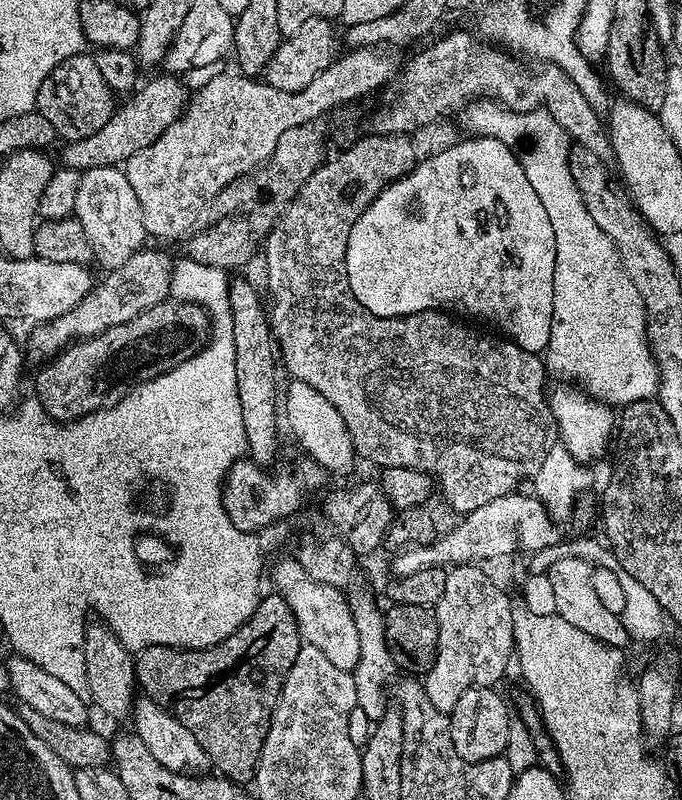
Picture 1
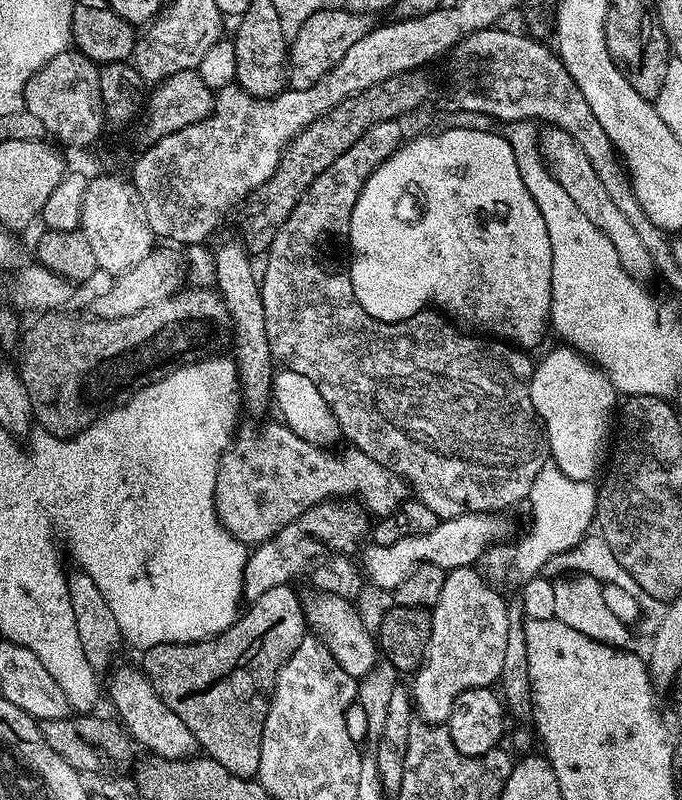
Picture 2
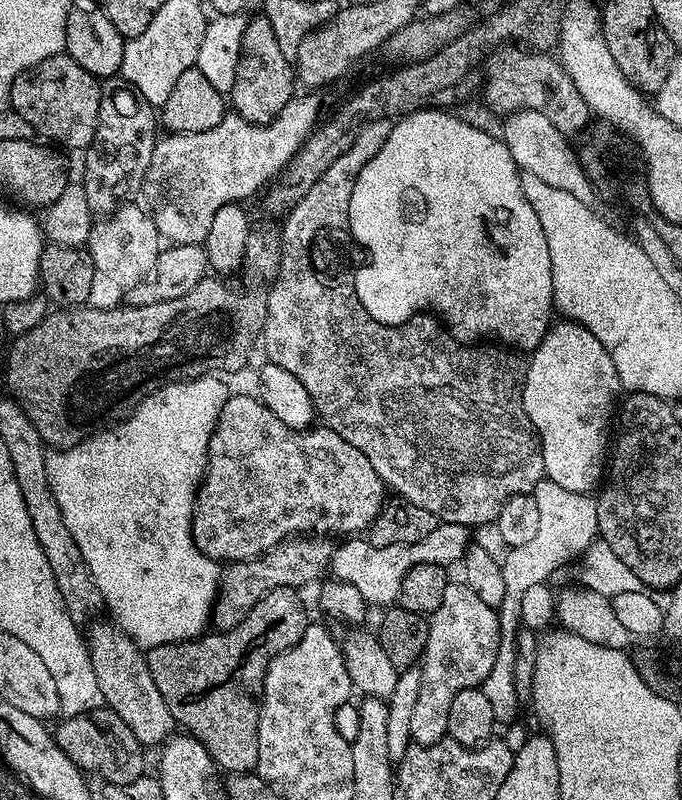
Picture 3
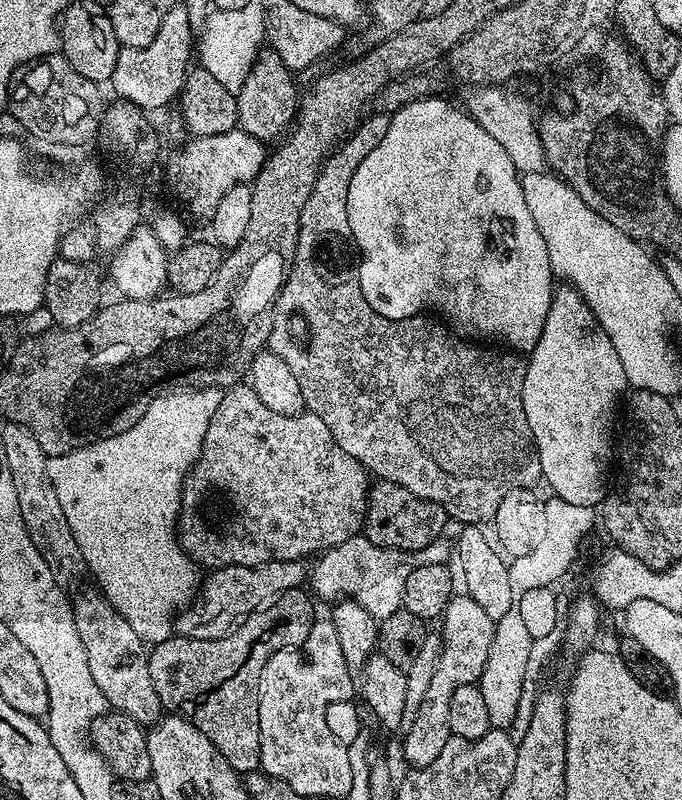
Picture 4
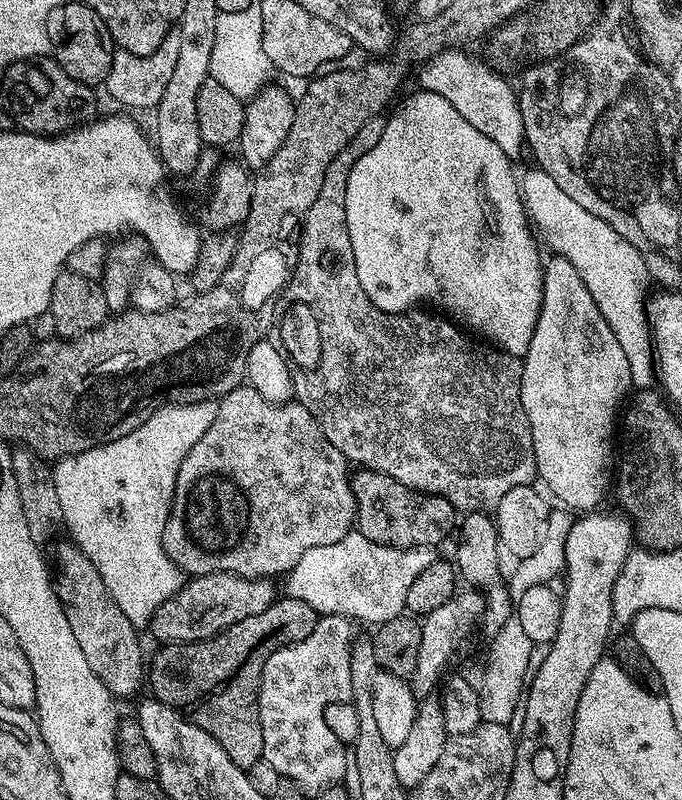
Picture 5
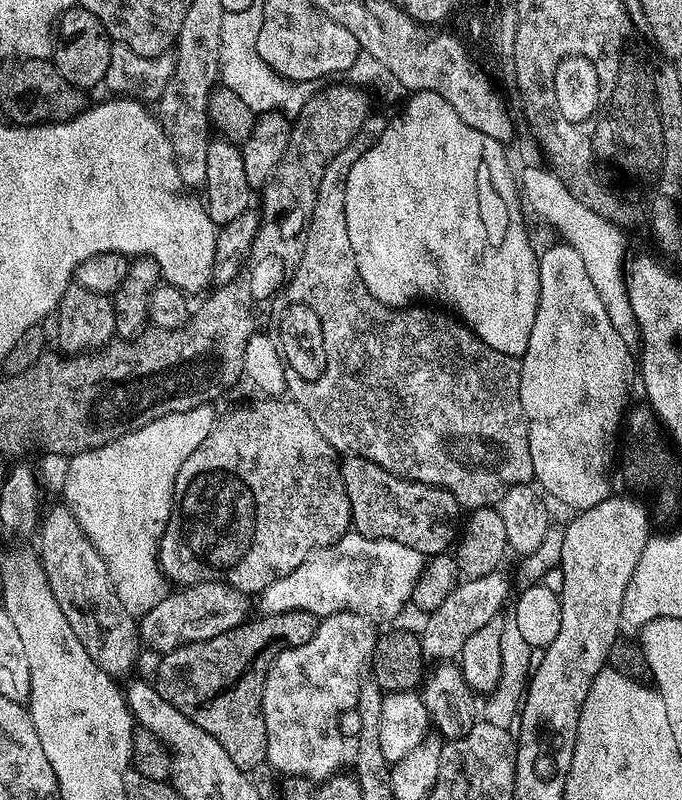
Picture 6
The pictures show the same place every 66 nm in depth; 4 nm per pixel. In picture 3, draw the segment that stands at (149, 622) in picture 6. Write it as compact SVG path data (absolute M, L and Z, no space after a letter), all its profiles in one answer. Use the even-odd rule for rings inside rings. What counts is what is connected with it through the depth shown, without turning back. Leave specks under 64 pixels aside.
M293 538L284 540L269 552L263 552L253 560L238 560L227 565L220 577L220 590L212 606L210 624L213 629L234 628L266 594L279 588L304 590L307 584L315 585L330 568L334 544L328 538ZM321 575L321 576L320 576ZM320 576L320 577L319 577ZM317 579L317 580L316 580ZM316 580L316 581L315 581Z

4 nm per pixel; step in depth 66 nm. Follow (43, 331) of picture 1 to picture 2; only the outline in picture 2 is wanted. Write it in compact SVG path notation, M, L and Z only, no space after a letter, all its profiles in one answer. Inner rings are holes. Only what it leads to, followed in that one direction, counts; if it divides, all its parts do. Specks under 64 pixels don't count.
M162 244L153 247L150 255L142 258L130 270L119 273L107 292L98 295L92 302L91 312L99 320L128 318L141 313L149 306L176 295L187 281L187 257L177 247Z

